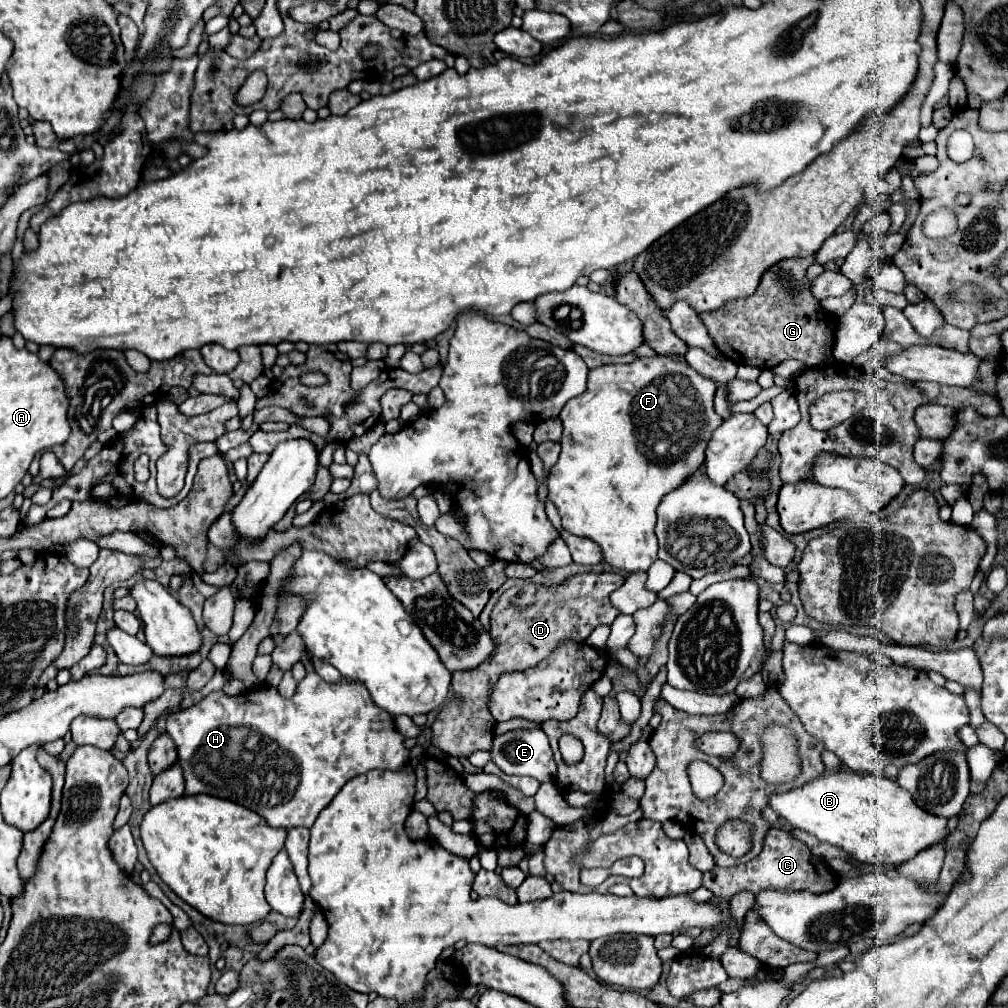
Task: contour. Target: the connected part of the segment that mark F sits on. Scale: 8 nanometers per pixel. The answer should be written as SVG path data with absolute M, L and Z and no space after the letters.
M665 354L589 370L587 390L561 410L561 454L549 474L549 500L557 506L567 532L585 536L601 548L603 564L637 572L649 570L657 560L657 506L665 494L679 488L703 464L707 442L723 422L713 410L715 390L715 382L693 370L683 356Z

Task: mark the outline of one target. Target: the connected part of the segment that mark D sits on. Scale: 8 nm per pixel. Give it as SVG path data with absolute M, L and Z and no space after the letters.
M615 572L603 574L575 574L561 584L525 584L523 588L509 588L497 600L491 612L493 654L473 670L453 672L453 690L463 698L463 704L451 700L431 726L431 744L455 758L469 758L477 750L491 748L495 718L487 710L487 696L501 672L525 670L547 658L559 644L567 640L583 642L595 626L611 624L619 610L609 602L609 594L617 590L625 578Z

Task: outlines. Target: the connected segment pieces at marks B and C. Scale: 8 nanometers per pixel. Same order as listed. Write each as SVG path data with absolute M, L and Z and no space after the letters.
M837 770L821 774L801 788L777 792L767 802L793 828L815 836L821 842L843 848L853 860L867 864L903 864L919 850L945 840L947 820L921 810L911 794L895 780L875 774Z
M777 828L767 830L763 848L757 858L733 868L715 866L713 870L703 874L703 886L709 888L713 896L723 902L729 902L729 898L733 898L739 892L753 892L757 896L763 890L789 890L789 892L809 890L813 894L823 894L823 892L831 892L837 884L839 884L839 876L833 870L829 870L821 858L815 856L813 860L811 850L803 842L795 840L789 832Z

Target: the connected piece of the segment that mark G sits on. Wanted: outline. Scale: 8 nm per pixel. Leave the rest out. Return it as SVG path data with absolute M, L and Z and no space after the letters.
M815 256L803 260L781 260L775 268L769 268L763 274L753 296L735 300L735 304L727 304L727 308L721 308L719 312L699 314L717 350L735 364L749 364L761 370L771 370L789 358L801 360L807 366L817 366L823 360L821 346L825 334L835 328L835 318L819 312L817 300L809 292L811 284L805 278L805 270L813 262Z

